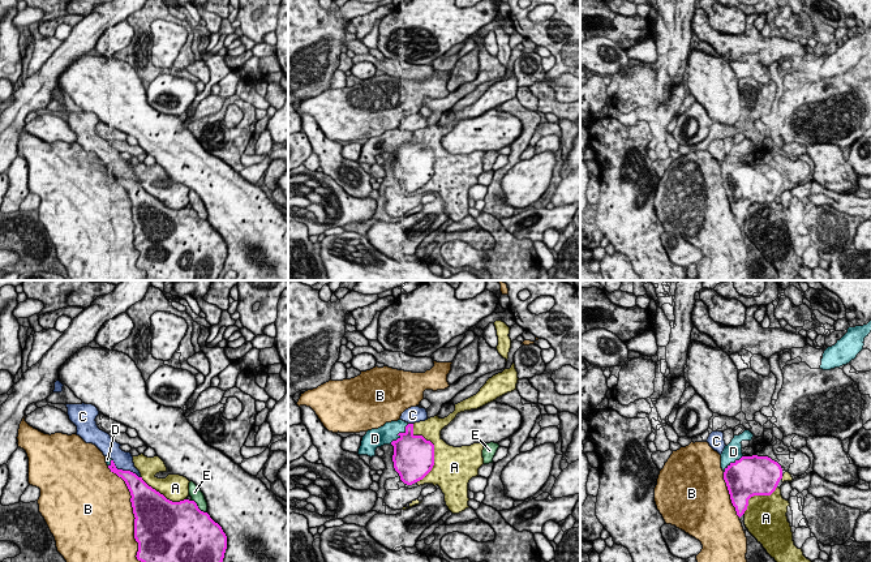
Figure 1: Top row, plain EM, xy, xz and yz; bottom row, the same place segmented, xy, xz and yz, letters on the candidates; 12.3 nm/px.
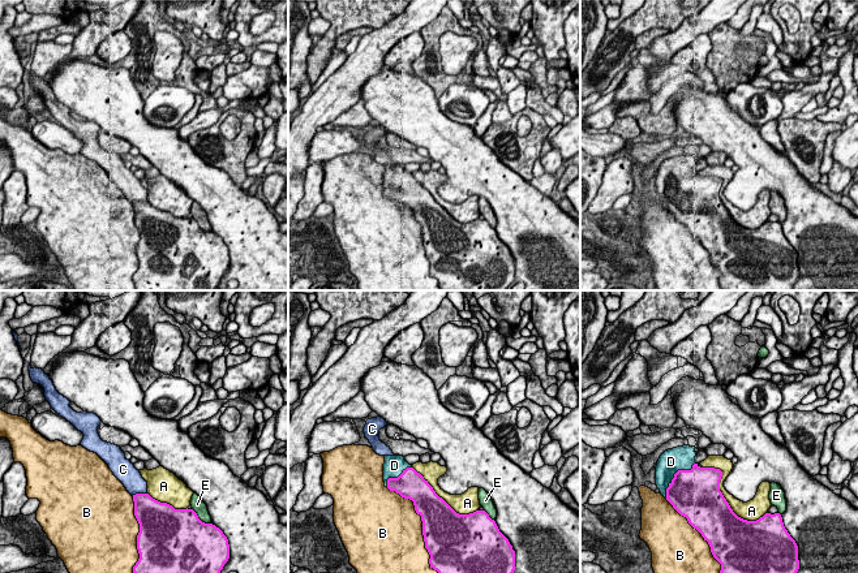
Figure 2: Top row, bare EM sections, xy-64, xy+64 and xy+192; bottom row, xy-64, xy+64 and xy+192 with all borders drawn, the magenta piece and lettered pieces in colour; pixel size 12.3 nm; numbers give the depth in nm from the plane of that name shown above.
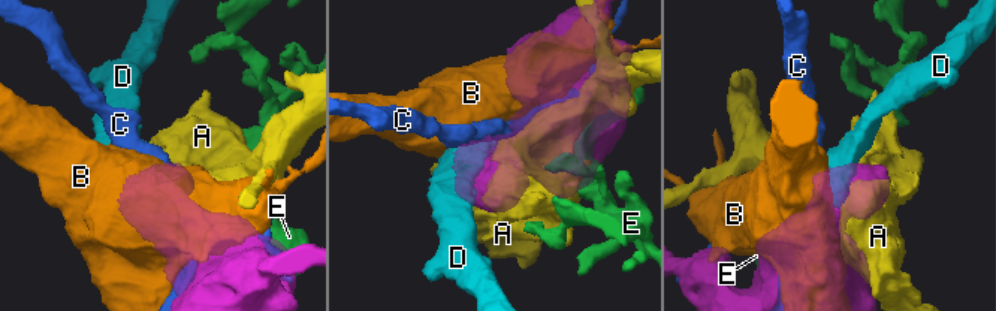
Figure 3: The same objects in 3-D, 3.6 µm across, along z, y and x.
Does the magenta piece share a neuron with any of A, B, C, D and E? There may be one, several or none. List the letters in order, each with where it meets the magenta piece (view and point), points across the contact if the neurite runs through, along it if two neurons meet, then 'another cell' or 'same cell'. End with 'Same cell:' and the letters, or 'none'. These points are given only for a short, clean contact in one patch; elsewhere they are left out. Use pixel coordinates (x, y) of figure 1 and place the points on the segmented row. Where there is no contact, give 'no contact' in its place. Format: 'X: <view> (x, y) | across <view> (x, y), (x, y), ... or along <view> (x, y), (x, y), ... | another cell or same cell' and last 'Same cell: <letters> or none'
A: xz (433, 450) | another cell
B: xy (133, 513) | another cell
C: xy (124, 471) | another cell
D: xz (399, 434) | same cell
E: xy (197, 507) | another cell
Same cell: D

